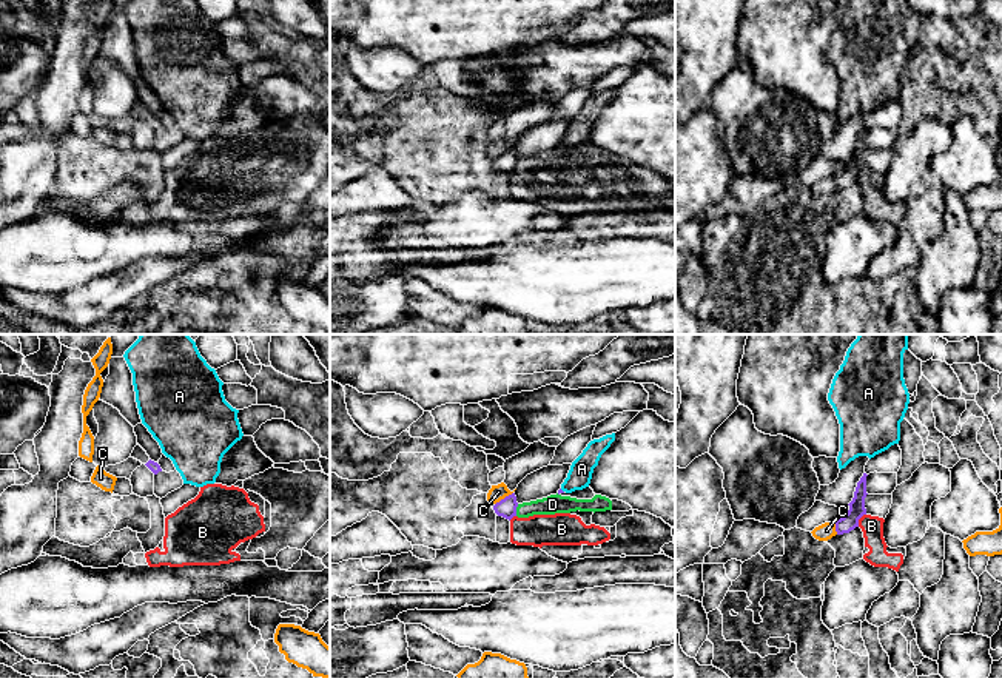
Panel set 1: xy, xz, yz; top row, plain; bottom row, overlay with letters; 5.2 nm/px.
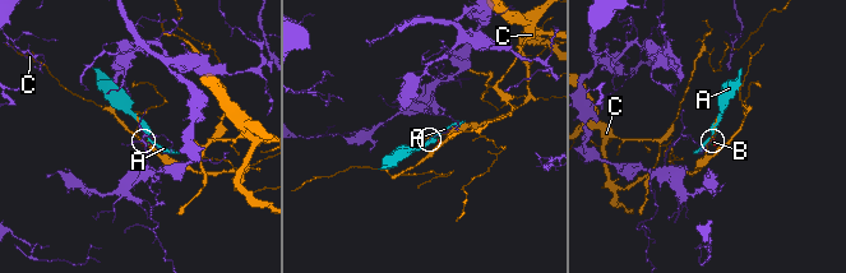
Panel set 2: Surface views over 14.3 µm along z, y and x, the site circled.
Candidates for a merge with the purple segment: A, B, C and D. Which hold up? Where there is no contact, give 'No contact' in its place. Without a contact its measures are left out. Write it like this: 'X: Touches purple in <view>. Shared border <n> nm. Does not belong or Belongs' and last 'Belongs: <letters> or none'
A: Touches purple in xz. Shared border 30 nm. Does not belong
B: Touches purple in yz. Shared border 80 nm. Does not belong
C: Touches purple in xz. Shared border 120 nm. Does not belong
D: Touches purple in xz. Shared border 70 nm. Does not belong
Belongs: none

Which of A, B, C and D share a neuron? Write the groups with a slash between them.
A / B D / C

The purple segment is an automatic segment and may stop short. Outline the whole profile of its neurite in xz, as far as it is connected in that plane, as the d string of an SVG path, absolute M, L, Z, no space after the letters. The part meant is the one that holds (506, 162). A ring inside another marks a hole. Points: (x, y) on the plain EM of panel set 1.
M512 148L501 154L499 157L496 157L493 160L493 165L498 171L503 171L510 176L513 171L516 171L516 162L518 162L516 151L515 148Z

